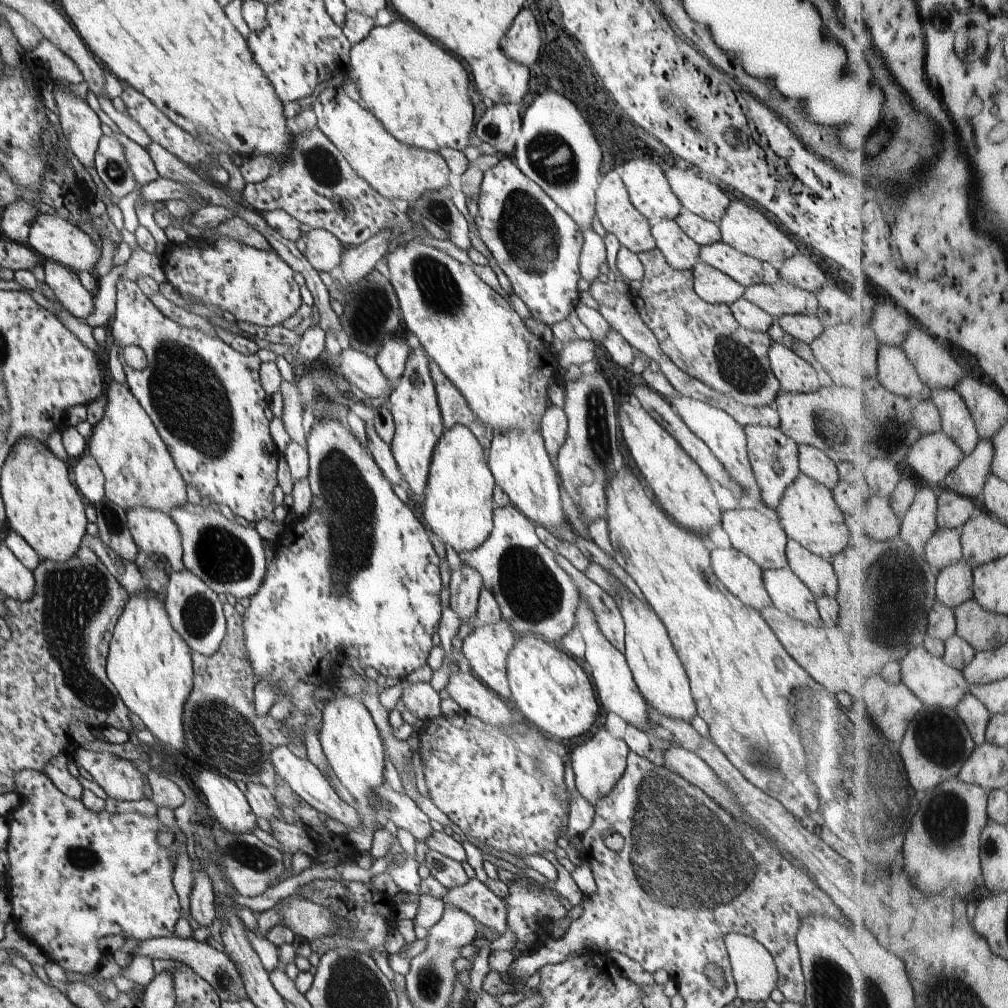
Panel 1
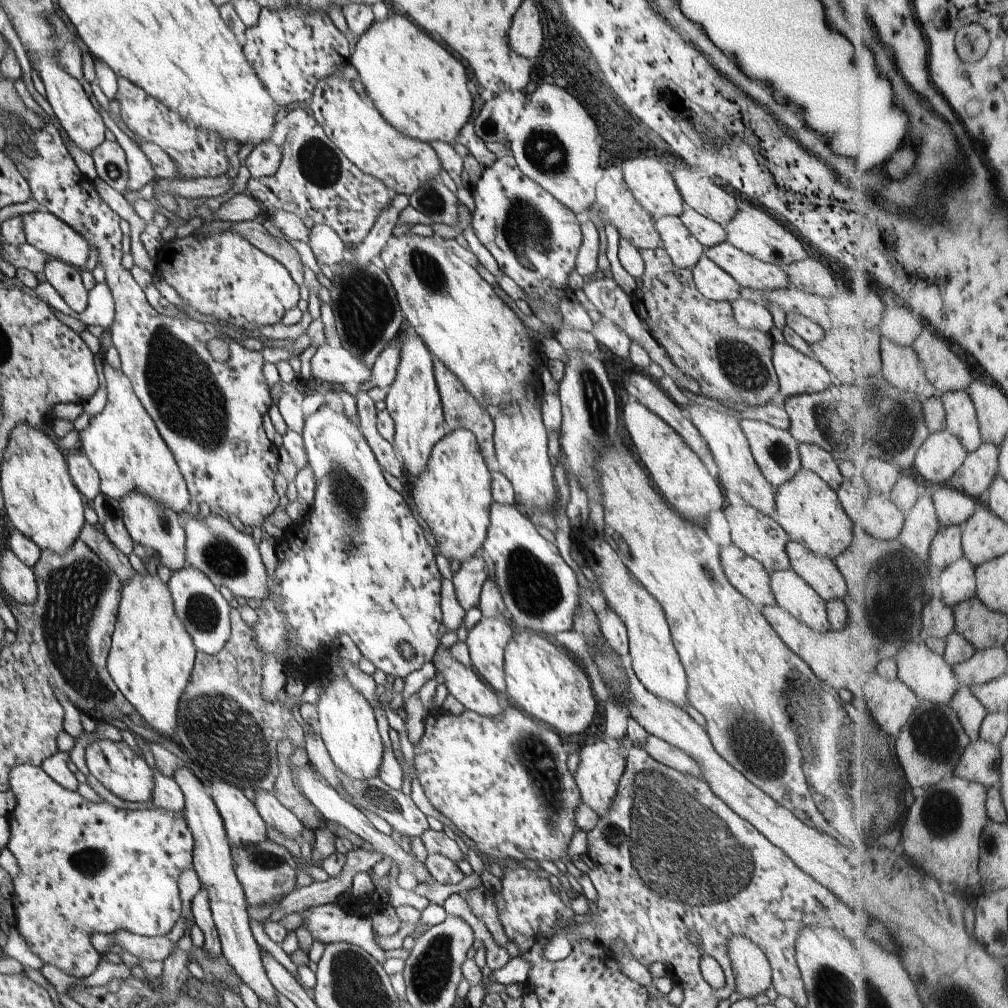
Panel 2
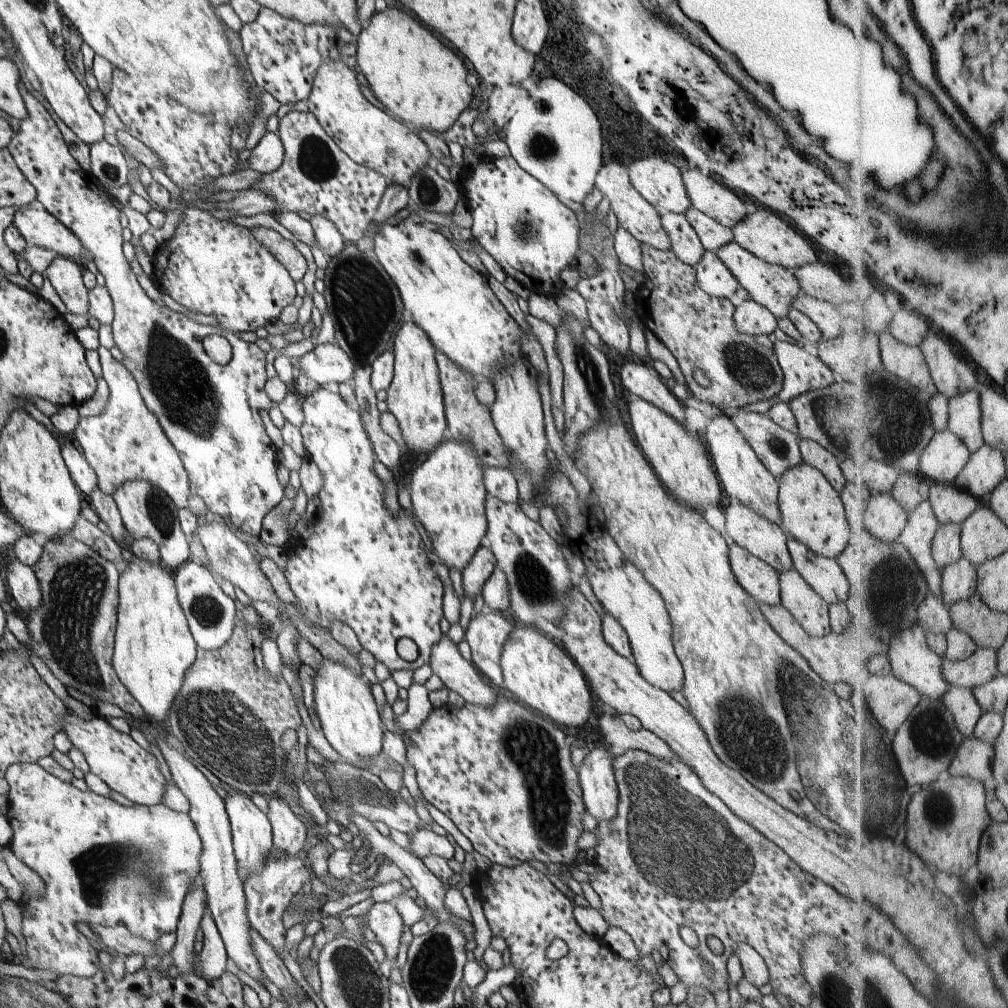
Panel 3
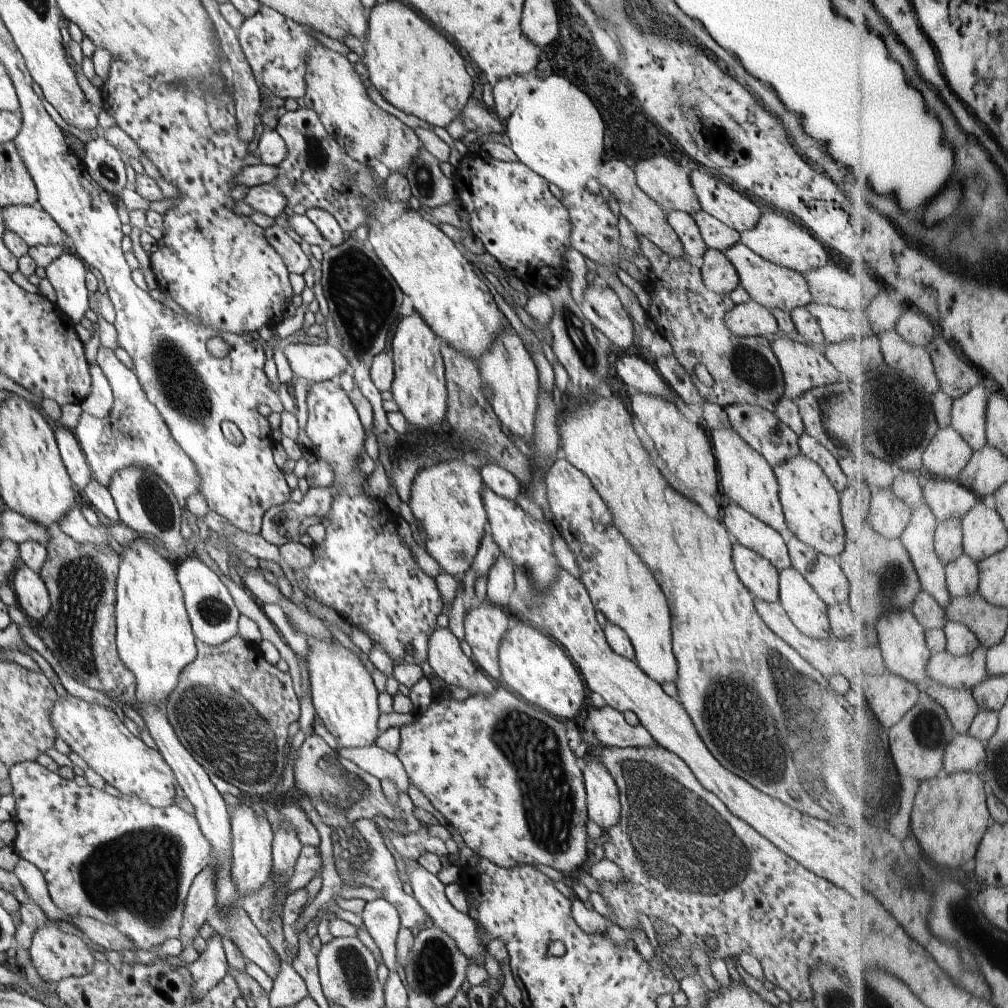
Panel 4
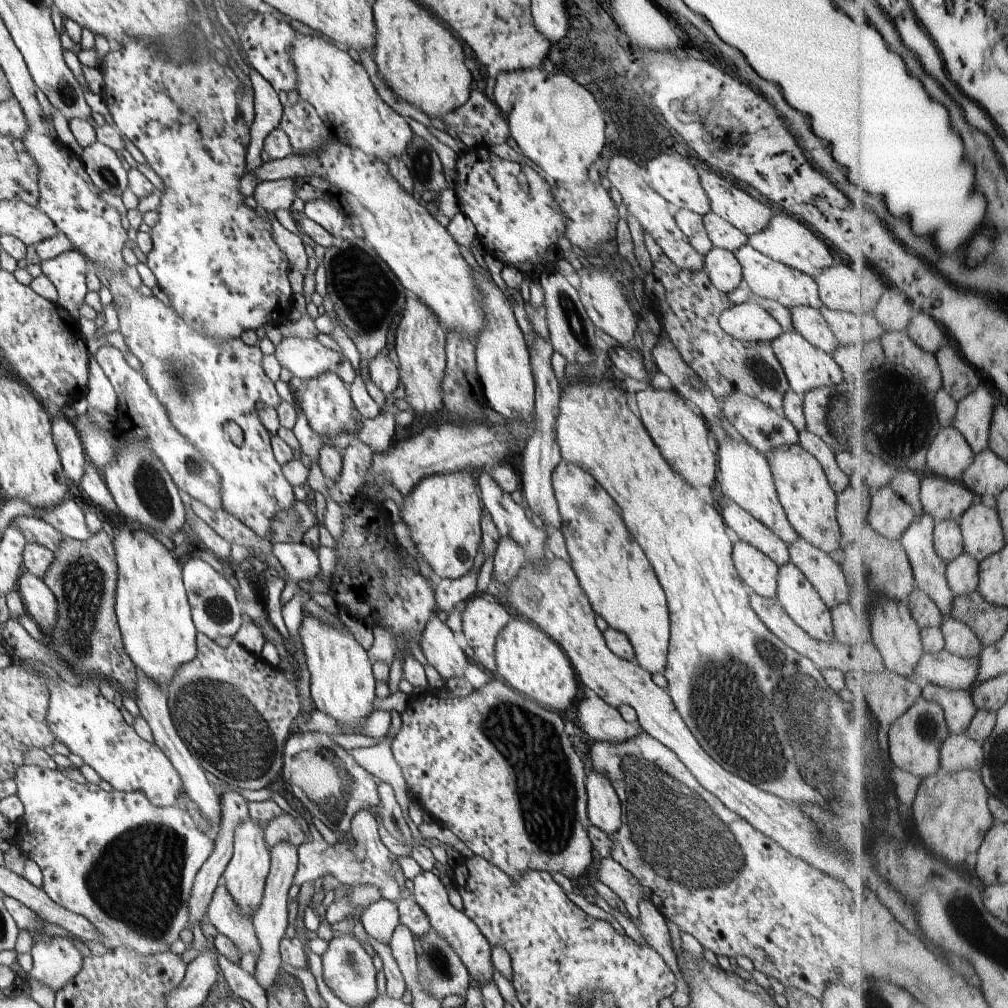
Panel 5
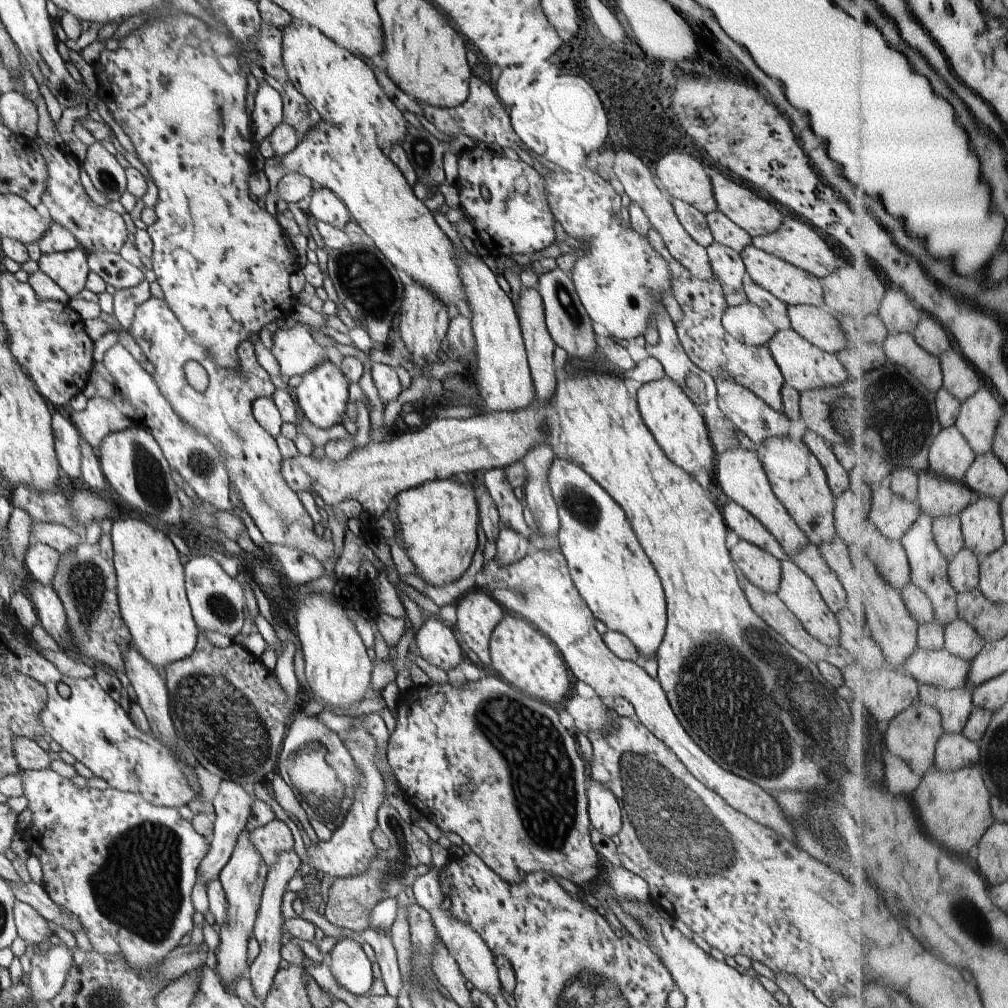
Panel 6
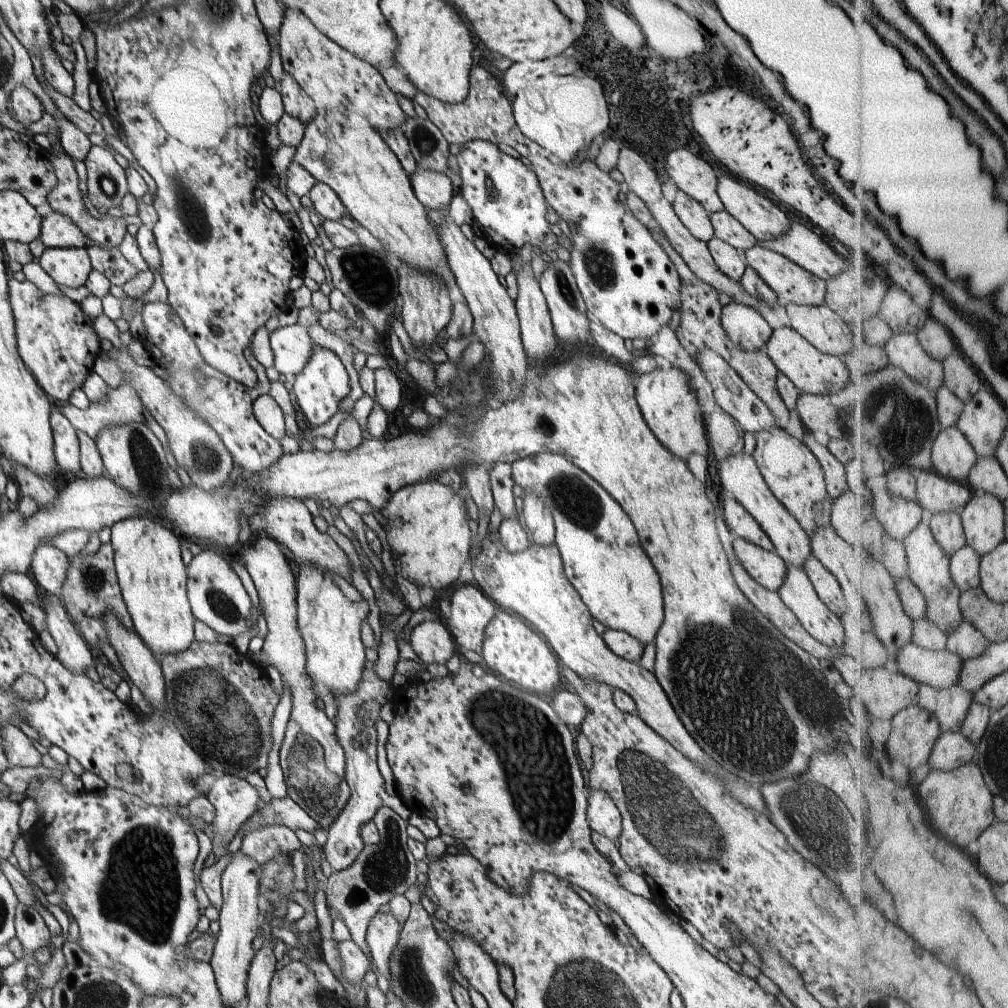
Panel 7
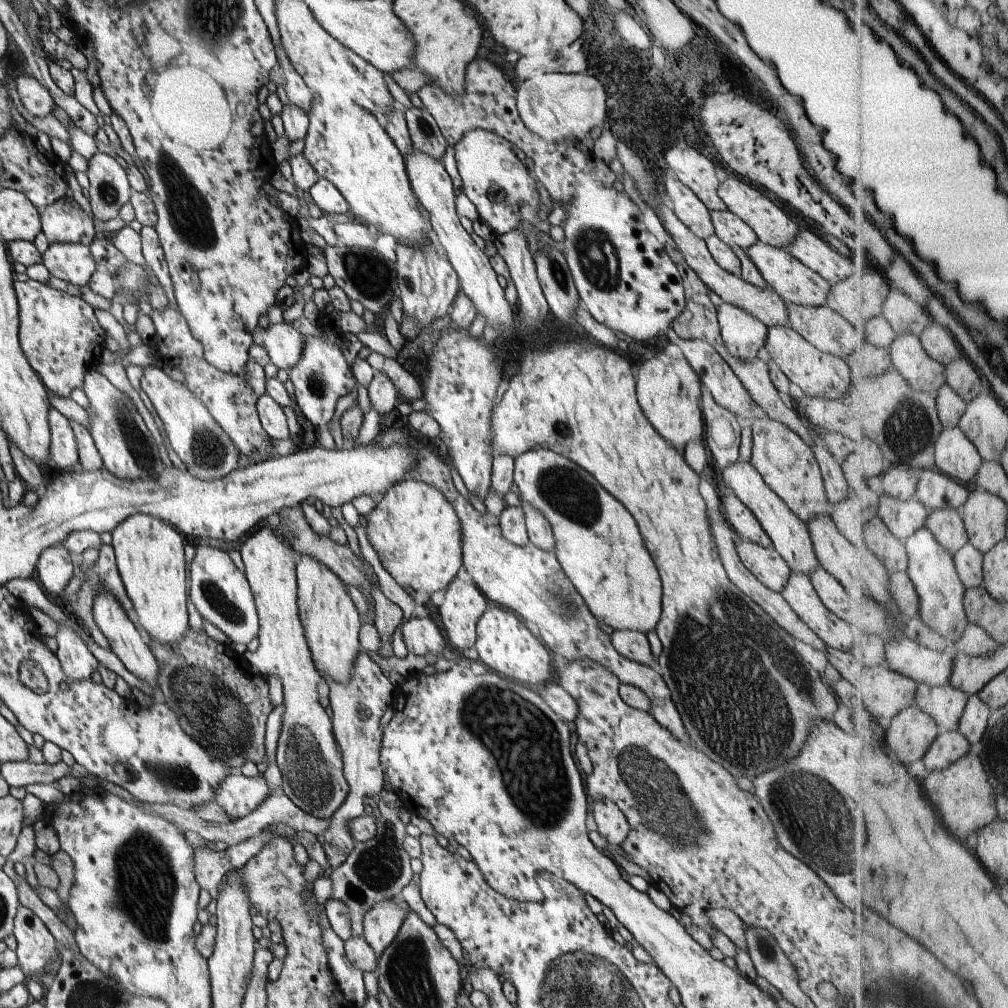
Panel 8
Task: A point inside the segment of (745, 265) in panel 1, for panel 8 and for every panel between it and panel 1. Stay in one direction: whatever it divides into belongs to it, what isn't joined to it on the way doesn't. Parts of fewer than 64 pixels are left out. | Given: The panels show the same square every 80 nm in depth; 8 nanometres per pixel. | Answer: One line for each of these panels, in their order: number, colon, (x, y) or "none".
2: (750, 273)
3: (775, 287)
4: (771, 285)
5: (767, 278)
6: (792, 285)
7: (793, 284)
8: (794, 282)

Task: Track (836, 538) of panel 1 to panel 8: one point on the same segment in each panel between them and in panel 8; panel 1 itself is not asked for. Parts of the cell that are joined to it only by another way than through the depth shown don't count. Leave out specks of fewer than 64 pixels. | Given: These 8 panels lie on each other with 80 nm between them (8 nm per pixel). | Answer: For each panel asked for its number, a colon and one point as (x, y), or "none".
2: (809, 511)
3: (812, 512)
4: (811, 506)
5: (809, 501)
6: (797, 478)
7: (792, 472)
8: (787, 464)

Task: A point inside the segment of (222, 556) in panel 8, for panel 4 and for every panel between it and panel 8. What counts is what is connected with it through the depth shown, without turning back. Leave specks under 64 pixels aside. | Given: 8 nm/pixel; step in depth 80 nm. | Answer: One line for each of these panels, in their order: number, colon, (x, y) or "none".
4: (213, 610)
5: (215, 604)
6: (217, 600)
7: (217, 597)

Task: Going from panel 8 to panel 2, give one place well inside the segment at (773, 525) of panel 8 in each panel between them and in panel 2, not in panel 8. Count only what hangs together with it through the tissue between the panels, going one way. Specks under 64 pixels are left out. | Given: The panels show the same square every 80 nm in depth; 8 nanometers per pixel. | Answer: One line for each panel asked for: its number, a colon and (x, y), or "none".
2: (737, 469)
3: (742, 475)
4: (746, 477)
5: (743, 472)
6: (741, 476)
7: (739, 475)

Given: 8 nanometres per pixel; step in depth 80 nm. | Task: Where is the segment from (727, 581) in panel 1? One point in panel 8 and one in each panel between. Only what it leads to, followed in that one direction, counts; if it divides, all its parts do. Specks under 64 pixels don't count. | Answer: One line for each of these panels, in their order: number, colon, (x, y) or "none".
2: (750, 578)
3: (758, 578)
4: (761, 577)
5: (759, 572)
6: (763, 570)
7: (766, 567)
8: (766, 564)

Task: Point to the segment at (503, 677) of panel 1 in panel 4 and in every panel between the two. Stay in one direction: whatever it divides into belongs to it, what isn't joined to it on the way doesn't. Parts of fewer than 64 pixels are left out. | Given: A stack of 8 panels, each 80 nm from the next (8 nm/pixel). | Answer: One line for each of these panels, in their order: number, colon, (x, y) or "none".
2: (487, 640)
3: (487, 633)
4: (485, 624)

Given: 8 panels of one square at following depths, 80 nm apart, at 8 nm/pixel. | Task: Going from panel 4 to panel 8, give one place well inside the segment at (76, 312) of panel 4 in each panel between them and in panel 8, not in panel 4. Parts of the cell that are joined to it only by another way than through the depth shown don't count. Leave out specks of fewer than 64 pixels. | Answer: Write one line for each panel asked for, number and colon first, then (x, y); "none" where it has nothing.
5: (68, 270)
6: (69, 269)
7: (70, 266)
8: (73, 262)

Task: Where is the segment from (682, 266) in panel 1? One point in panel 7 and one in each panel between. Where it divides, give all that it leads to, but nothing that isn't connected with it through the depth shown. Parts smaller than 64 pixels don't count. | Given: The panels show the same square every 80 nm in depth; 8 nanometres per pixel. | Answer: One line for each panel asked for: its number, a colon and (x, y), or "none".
2: (685, 250)
3: (686, 245)
4: (683, 223)
5: (691, 224)
6: (694, 221)
7: (694, 216)

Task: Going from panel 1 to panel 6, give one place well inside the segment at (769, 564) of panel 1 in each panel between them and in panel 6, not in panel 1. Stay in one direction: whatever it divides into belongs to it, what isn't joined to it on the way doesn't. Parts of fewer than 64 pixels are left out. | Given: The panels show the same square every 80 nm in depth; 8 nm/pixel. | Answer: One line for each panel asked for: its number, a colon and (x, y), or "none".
2: (754, 533)
3: (765, 539)
4: (750, 531)
5: (748, 529)
6: (747, 527)

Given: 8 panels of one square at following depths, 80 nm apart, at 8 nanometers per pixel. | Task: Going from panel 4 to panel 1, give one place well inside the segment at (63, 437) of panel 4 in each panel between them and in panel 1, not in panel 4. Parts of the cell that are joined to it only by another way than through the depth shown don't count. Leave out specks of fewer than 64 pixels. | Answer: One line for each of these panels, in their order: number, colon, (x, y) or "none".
1: (87, 474)
2: (86, 478)
3: (84, 478)

